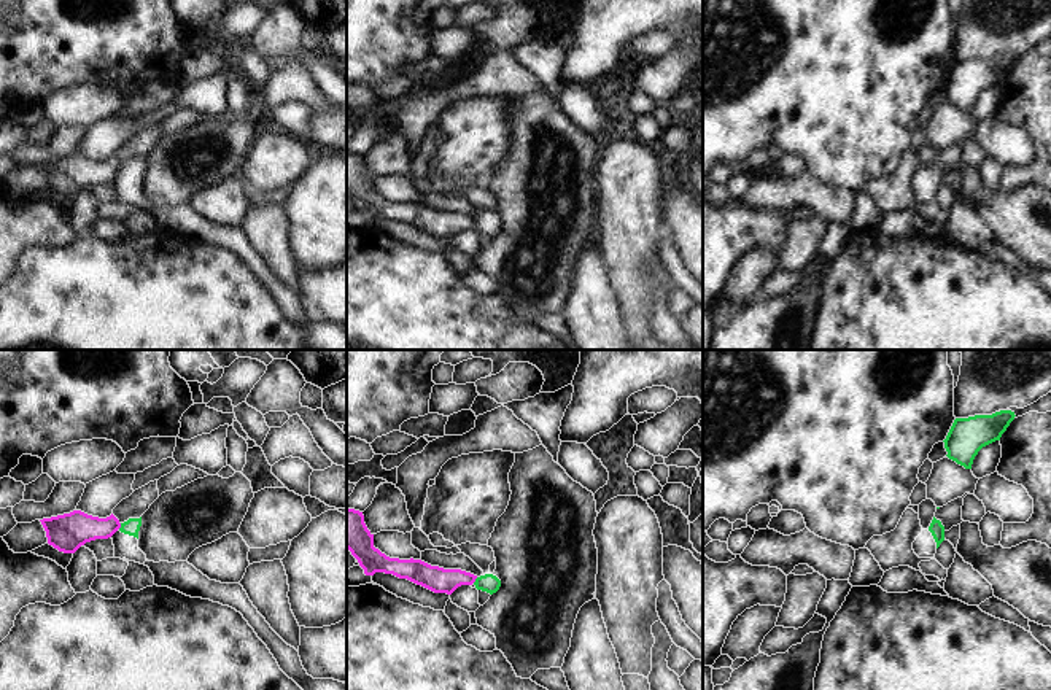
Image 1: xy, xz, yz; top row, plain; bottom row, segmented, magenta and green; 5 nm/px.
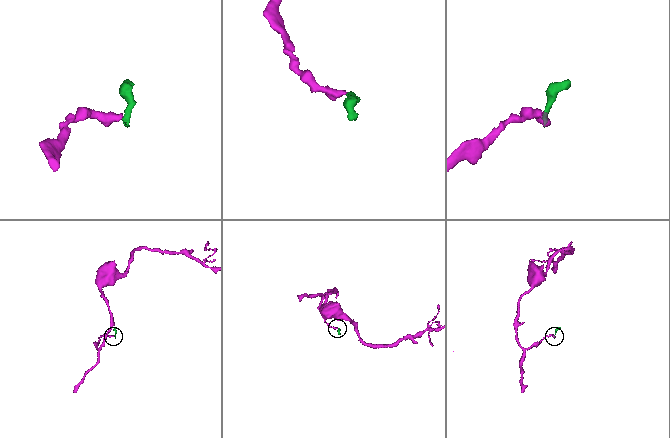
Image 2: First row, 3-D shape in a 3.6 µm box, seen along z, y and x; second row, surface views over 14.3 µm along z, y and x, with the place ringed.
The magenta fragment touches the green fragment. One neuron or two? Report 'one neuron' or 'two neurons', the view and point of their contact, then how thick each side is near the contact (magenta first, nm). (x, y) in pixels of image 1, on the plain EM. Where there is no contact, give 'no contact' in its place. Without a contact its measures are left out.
two neurons; meets magenta in xy at (120, 170); 180 nm thick on the magenta side, 80 nm on the other

